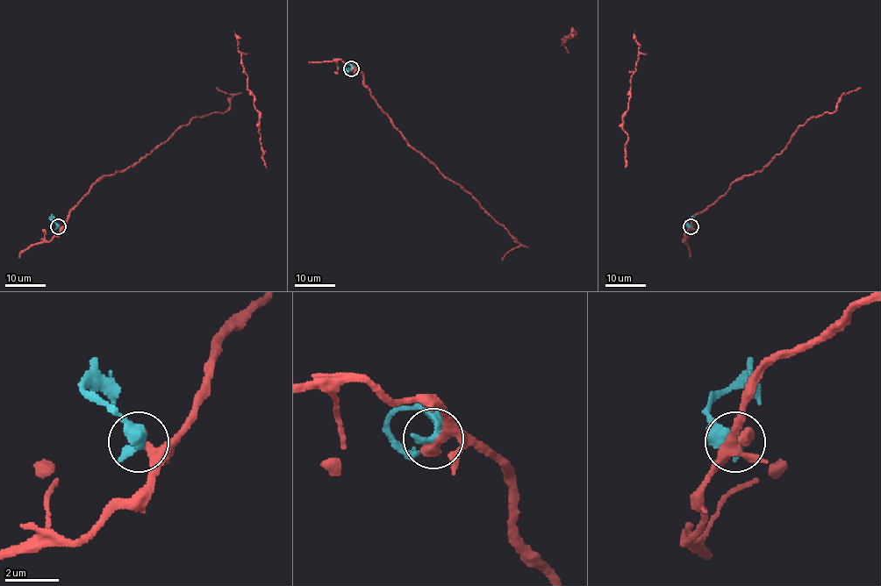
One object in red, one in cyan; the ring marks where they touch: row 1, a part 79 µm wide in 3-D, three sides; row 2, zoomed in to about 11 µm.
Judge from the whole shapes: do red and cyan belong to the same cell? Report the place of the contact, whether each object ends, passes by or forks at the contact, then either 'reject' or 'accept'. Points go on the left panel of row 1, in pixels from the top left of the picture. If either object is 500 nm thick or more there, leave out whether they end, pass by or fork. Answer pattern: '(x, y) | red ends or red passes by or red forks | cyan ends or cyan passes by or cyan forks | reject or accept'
(58, 226) | reject

